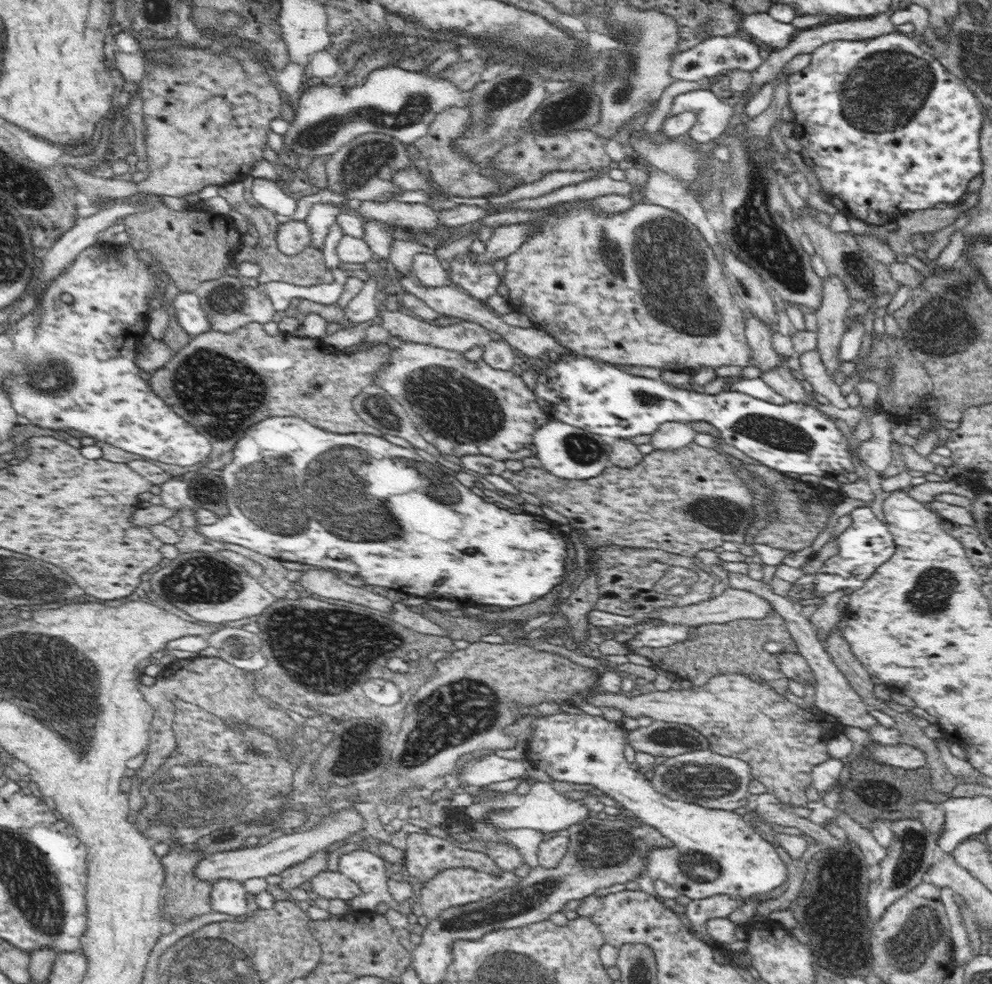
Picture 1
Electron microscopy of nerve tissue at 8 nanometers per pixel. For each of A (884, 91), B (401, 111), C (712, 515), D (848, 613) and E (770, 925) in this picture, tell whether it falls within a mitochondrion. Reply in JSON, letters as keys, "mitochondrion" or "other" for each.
{"A":"mitochondrion","B":"mitochondrion","C":"mitochondrion","D":"other","E":"other"}

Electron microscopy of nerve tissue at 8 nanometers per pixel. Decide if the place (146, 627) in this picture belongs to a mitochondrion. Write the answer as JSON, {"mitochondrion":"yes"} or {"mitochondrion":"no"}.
{"mitochondrion":"no"}

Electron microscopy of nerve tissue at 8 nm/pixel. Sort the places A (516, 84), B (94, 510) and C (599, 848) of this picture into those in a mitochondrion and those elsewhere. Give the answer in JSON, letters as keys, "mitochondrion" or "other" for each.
{"A":"mitochondrion","B":"other","C":"mitochondrion"}

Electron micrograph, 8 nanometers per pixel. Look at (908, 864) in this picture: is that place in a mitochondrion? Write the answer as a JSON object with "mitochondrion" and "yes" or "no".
{"mitochondrion":"yes"}

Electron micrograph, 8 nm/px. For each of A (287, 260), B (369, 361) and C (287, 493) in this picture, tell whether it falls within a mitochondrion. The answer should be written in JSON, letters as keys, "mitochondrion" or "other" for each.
{"A":"other","B":"other","C":"mitochondrion"}

